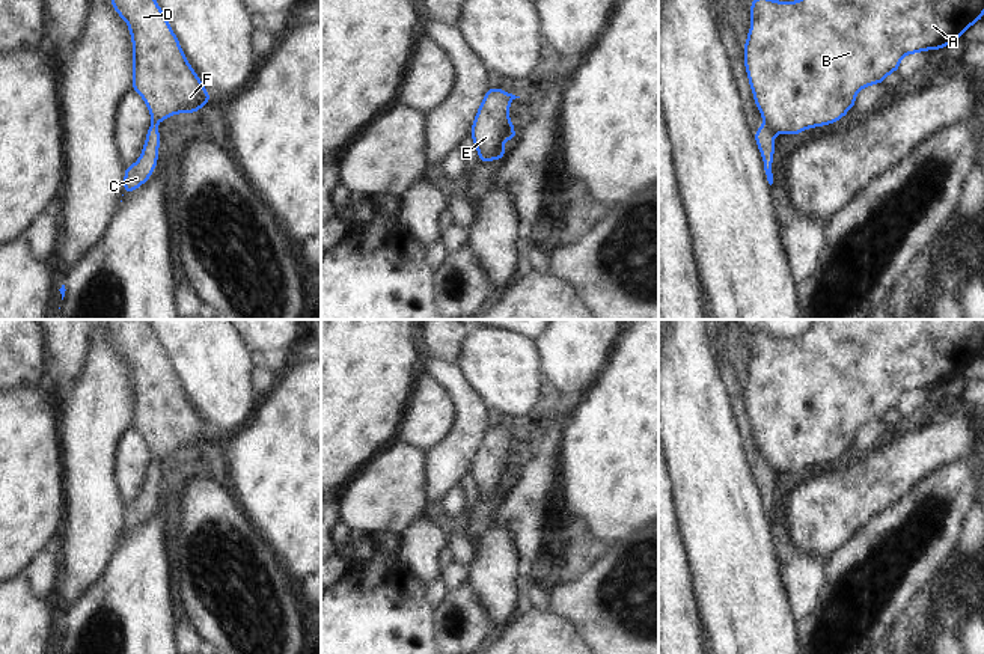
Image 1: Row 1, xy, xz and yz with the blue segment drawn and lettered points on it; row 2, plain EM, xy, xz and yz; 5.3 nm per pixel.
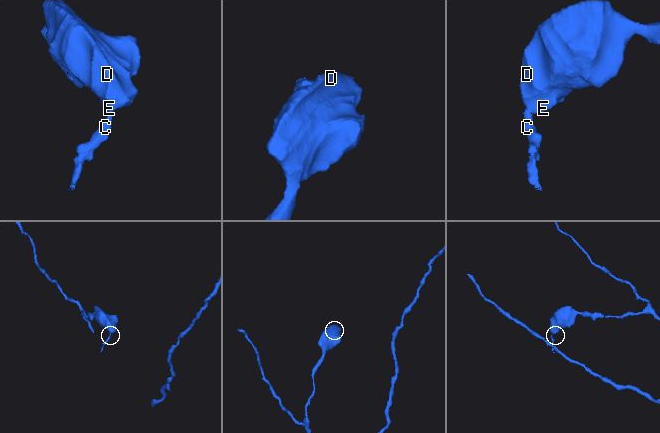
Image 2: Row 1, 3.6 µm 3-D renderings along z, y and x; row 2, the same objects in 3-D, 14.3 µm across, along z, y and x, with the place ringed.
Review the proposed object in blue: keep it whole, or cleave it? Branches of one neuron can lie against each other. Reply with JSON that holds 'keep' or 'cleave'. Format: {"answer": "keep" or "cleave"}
{"answer": "cleave"}

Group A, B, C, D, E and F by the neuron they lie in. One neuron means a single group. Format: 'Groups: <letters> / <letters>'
Groups: A B D E F / C

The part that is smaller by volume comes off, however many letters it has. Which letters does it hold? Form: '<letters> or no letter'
C

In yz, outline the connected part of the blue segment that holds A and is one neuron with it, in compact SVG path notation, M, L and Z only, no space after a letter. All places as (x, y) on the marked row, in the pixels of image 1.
M752 0L749 12L750 29L744 42L743 56L756 108L775 134L799 136L803 130L830 125L842 119L856 105L856 95L863 87L880 84L889 74L897 72L904 56L946 48L957 41L969 27L982 20L984 0Z

